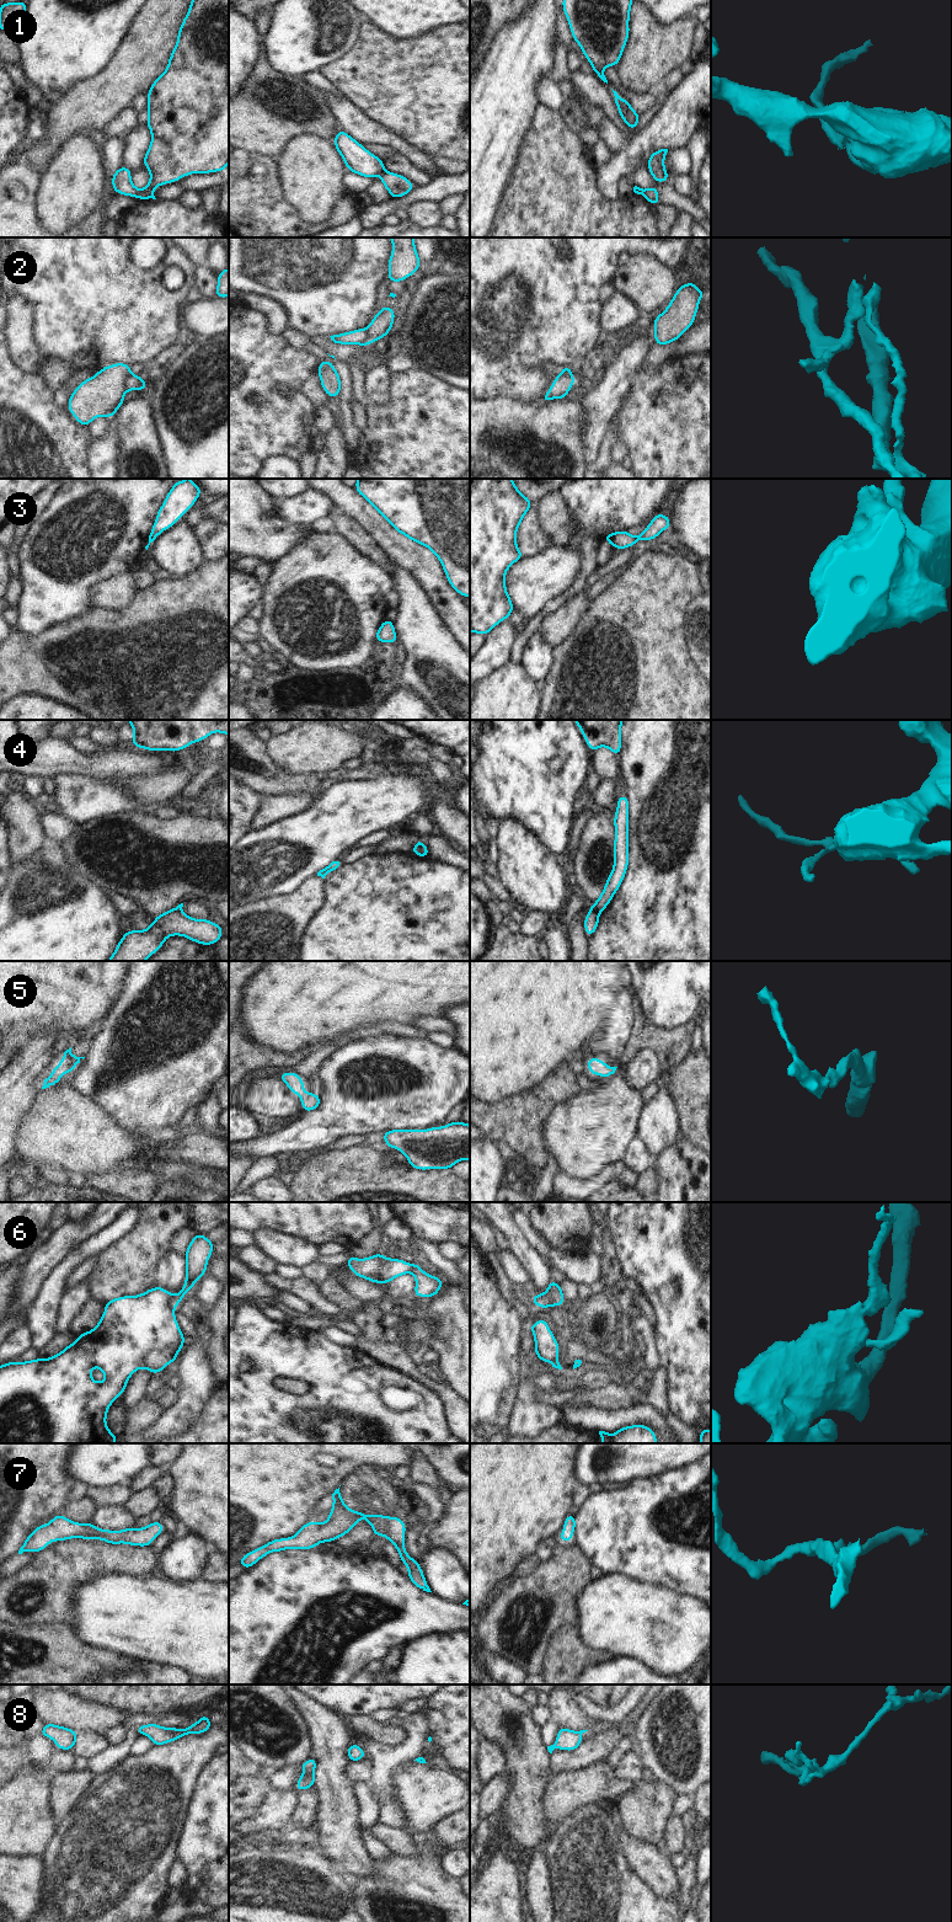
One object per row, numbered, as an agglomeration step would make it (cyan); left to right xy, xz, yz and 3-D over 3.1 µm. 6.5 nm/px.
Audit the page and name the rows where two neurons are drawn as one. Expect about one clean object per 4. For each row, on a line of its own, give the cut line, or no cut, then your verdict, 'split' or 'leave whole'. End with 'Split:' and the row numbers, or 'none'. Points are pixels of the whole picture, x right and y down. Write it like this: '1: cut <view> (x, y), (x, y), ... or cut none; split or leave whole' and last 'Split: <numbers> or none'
1: cut xy (140, 190), (137, 197); split
2: cut xy (132, 375), (128, 379), (128, 389); split
3: cut yz (614, 534), (610, 543); split
4: cut yz (592, 906), (598, 913); split
5: cut none; leave whole
6: cut xy (174, 1296), (175, 1307); split
7: cut none; leave whole
8: cut none; leave whole
Split: 1, 2, 3, 4, 6

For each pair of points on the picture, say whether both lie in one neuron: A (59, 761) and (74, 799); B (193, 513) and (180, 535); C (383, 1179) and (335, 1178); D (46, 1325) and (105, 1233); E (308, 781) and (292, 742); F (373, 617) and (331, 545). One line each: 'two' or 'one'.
A: two
B: two
C: one
D: one
E: two
F: one

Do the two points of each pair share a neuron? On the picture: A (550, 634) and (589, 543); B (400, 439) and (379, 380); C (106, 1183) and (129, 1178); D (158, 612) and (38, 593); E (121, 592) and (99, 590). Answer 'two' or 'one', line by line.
A: two
B: two
C: one
D: two
E: one

